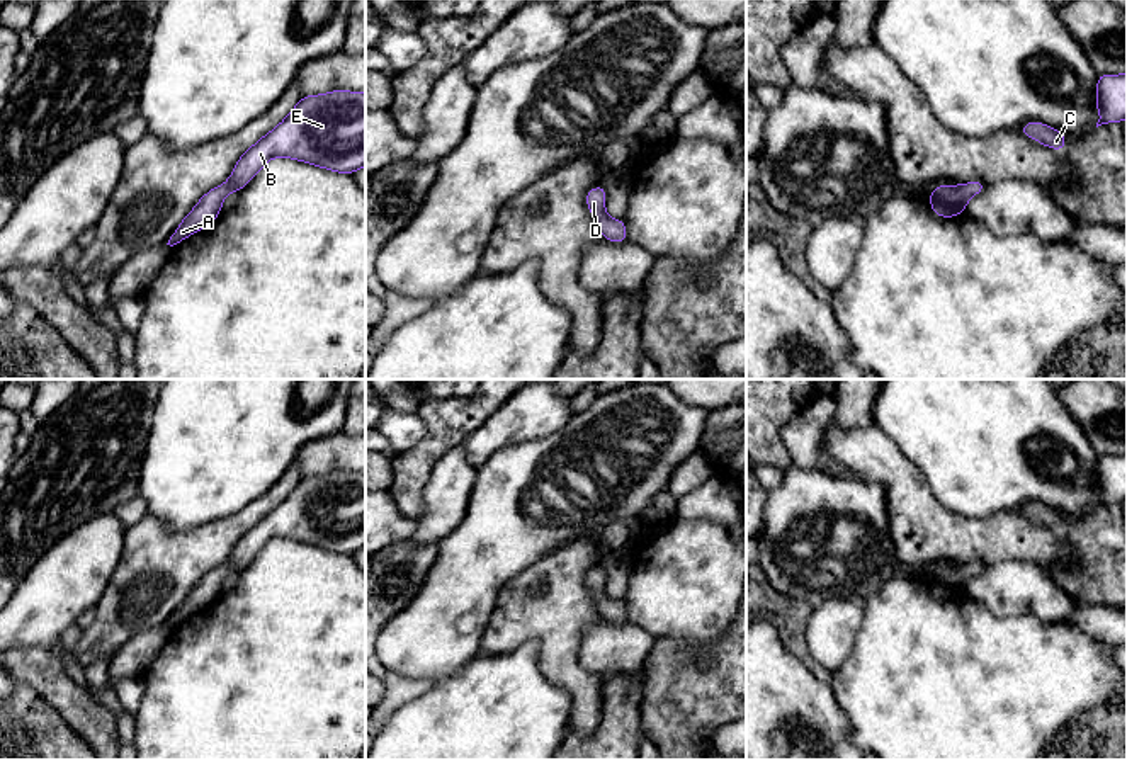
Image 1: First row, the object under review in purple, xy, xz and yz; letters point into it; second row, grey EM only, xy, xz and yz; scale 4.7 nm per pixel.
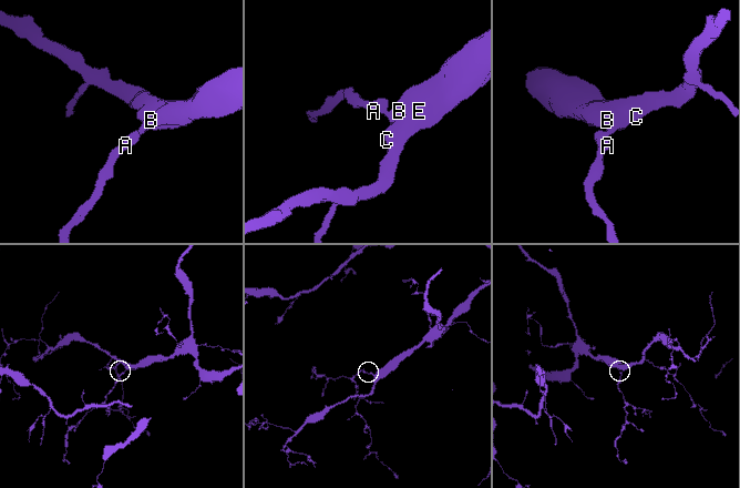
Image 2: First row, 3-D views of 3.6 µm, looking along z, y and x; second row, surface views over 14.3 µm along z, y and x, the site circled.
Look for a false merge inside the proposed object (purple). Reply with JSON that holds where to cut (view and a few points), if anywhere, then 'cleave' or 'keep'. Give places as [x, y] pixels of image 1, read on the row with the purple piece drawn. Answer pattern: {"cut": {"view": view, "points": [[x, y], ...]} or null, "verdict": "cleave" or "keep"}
{"cut": null, "verdict": "keep"}

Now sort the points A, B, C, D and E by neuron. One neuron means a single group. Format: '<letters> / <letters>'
A B C D E

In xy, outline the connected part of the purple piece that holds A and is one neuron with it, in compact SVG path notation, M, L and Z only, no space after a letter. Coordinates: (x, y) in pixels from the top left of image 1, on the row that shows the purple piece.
M365 92L303 95L286 119L250 146L231 177L206 192L170 236L170 247L209 226L224 197L241 189L272 158L292 158L337 173L365 167Z

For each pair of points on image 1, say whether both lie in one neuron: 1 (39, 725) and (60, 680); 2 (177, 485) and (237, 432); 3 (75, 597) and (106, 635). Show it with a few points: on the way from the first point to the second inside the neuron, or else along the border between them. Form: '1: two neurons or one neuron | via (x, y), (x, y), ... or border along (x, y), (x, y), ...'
1: two neurons | border along (19, 682), (31, 687), (77, 733)
2: one neuron | via (192, 471), (221, 442)
3: two neurons | border along (113, 573), (94, 609)

